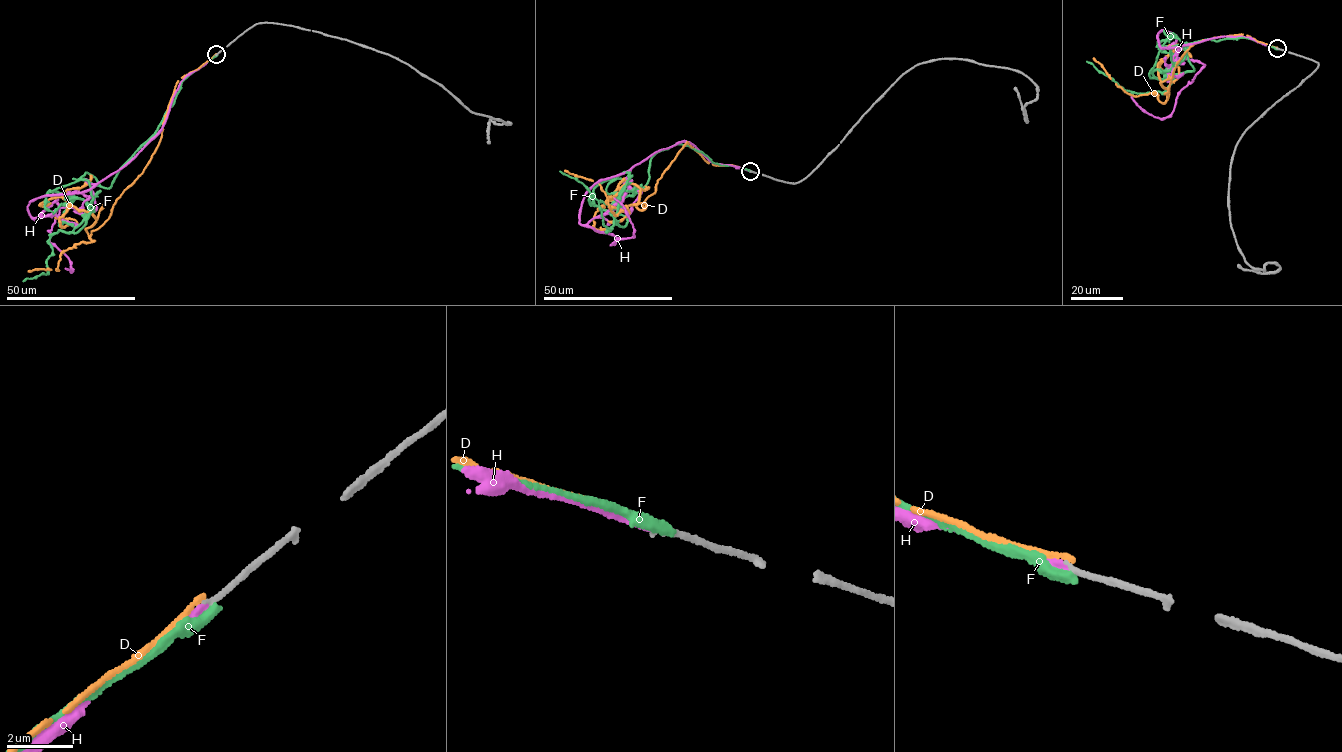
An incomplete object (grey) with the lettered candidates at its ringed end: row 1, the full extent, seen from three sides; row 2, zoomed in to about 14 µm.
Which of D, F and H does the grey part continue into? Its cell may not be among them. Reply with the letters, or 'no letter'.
H

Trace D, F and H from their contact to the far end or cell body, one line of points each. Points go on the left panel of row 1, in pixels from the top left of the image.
D: (216, 54), (178, 80), (110, 217), (89, 235), (91, 214), (54, 218)
F: (216, 54), (184, 79), (111, 186), (83, 175), (92, 197), (86, 223), (53, 235), (49, 274), (23, 281)
H: (216, 54), (184, 78), (160, 130), (119, 169), (29, 203), (36, 219), (57, 199), (50, 242), (65, 268)

